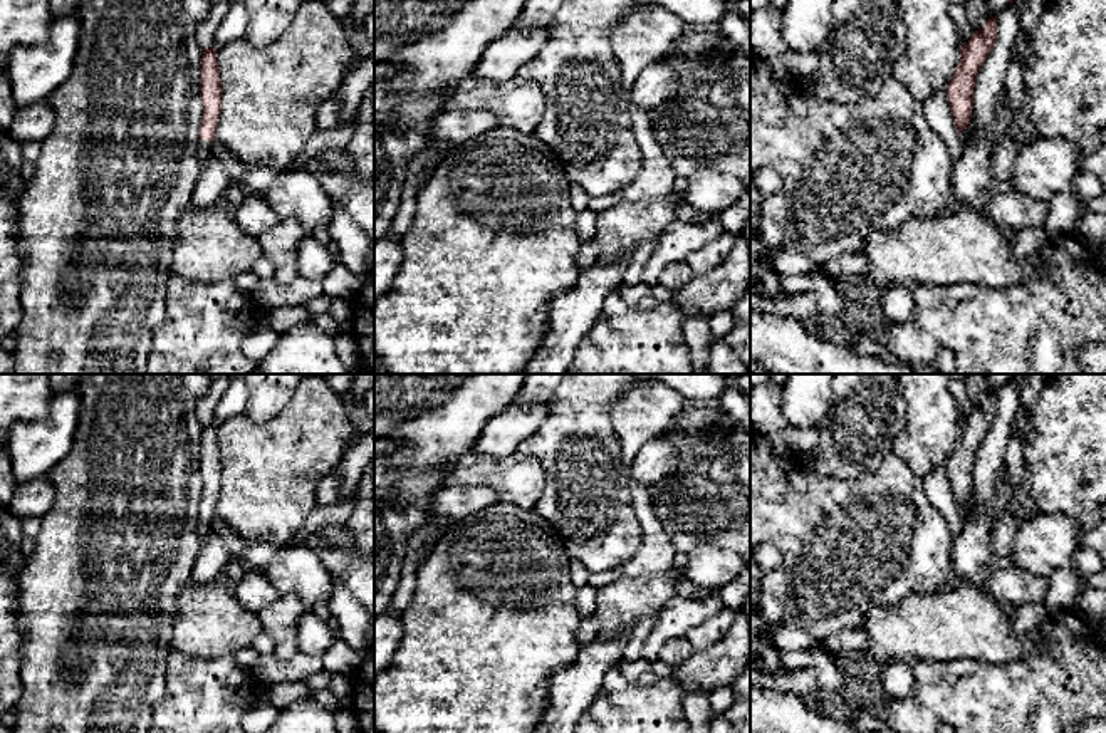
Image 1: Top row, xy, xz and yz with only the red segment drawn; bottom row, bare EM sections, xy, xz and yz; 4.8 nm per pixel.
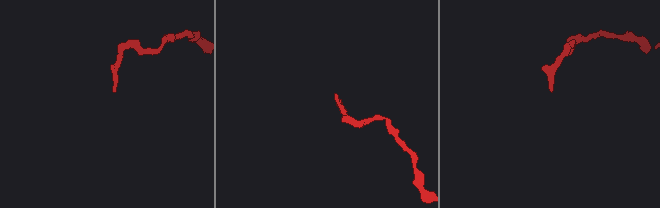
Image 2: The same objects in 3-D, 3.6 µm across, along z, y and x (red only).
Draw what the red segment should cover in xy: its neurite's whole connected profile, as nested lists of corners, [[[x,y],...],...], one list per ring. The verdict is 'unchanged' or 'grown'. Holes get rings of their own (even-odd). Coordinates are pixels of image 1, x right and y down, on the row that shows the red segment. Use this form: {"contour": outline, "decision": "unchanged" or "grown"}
{"contour": [[[203,47],[200,57],[200,99],[203,104],[203,116],[198,133],[198,168],[203,171],[210,161],[211,143],[215,141],[222,112],[222,82],[217,47]]], "decision": "grown"}

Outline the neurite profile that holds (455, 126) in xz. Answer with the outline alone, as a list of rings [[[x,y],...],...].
[[[441,111],[433,119],[430,141],[468,141],[498,126],[495,114],[488,111]]]

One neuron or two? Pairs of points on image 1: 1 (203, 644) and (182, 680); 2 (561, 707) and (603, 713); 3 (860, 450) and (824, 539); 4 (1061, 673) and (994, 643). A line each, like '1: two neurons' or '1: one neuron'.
1: two neurons
2: two neurons
3: two neurons
4: two neurons

